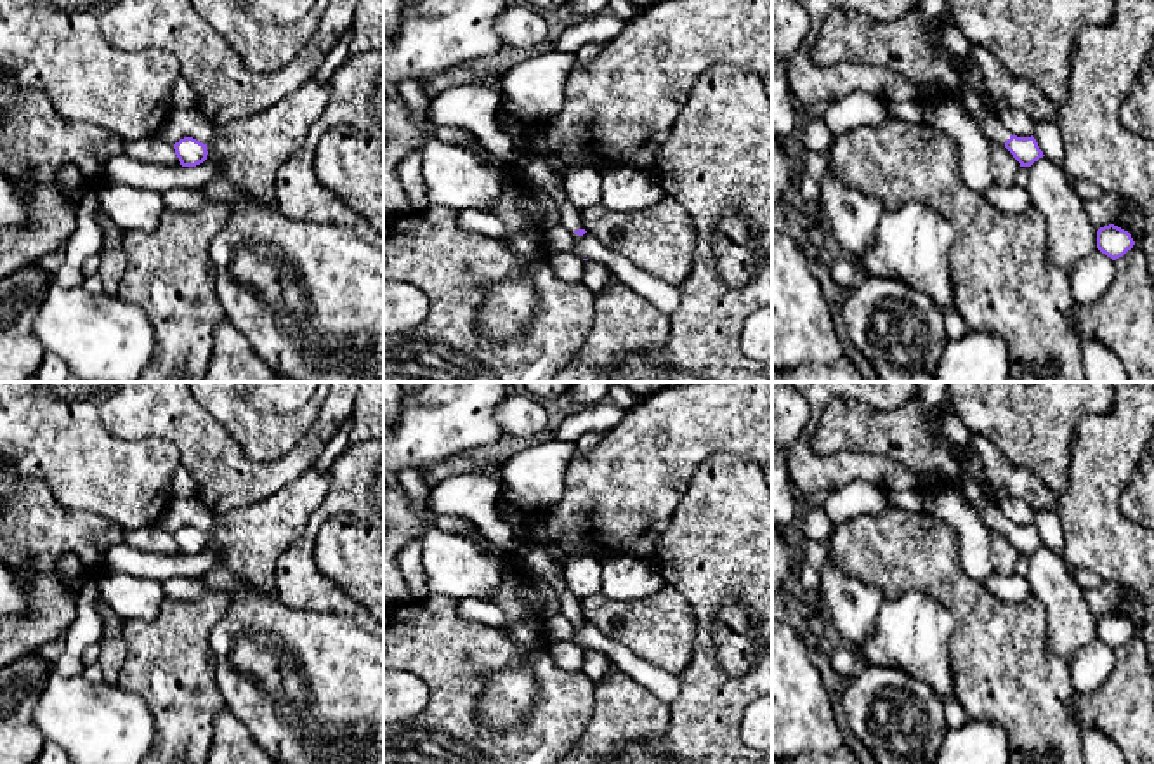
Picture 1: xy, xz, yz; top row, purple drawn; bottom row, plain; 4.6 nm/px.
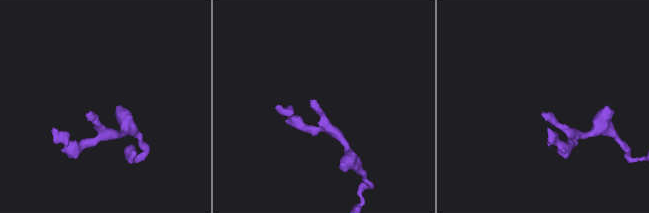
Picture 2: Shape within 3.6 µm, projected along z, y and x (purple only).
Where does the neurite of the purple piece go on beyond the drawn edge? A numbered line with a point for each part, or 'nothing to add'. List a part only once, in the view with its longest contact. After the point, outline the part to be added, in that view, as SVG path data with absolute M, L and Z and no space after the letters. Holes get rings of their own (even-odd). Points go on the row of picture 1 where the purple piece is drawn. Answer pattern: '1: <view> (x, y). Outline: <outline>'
1: xz (535, 169). Outline: M529 156L521 161L522 177L533 186L541 188L561 210L561 226L567 231L583 229L581 210L566 196L564 181L541 156Z

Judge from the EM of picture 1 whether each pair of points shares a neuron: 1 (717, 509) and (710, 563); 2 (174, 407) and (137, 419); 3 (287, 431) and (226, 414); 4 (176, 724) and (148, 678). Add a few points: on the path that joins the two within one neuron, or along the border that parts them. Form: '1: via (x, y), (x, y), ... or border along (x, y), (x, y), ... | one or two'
1: via (717, 523), (714, 549) | one
2: via (165, 407), (150, 407), (146, 410) | one
3: via (271, 431), (252, 431), (242, 421) | one
4: via (176, 712), (176, 705), (160, 690) | one

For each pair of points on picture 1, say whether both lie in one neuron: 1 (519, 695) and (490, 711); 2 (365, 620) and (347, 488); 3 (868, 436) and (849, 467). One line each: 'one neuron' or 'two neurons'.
1: one neuron
2: one neuron
3: two neurons

